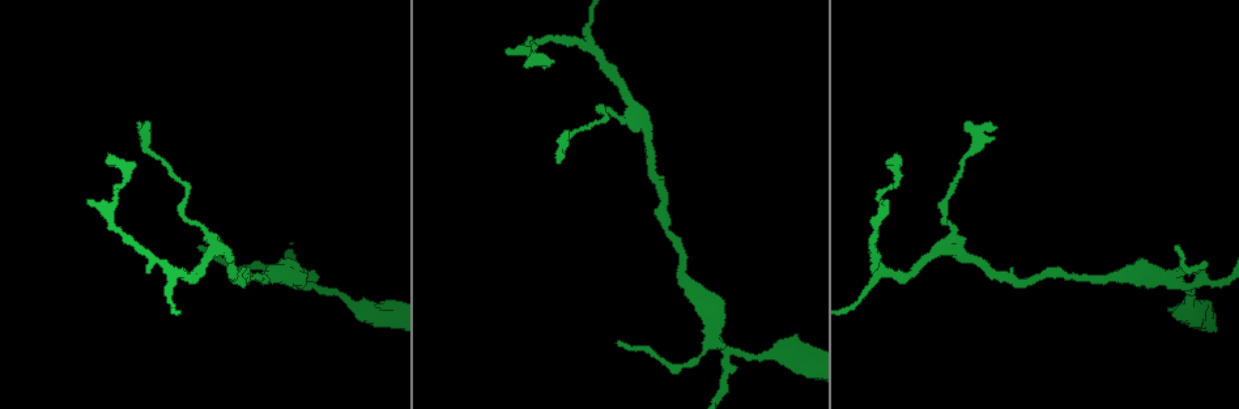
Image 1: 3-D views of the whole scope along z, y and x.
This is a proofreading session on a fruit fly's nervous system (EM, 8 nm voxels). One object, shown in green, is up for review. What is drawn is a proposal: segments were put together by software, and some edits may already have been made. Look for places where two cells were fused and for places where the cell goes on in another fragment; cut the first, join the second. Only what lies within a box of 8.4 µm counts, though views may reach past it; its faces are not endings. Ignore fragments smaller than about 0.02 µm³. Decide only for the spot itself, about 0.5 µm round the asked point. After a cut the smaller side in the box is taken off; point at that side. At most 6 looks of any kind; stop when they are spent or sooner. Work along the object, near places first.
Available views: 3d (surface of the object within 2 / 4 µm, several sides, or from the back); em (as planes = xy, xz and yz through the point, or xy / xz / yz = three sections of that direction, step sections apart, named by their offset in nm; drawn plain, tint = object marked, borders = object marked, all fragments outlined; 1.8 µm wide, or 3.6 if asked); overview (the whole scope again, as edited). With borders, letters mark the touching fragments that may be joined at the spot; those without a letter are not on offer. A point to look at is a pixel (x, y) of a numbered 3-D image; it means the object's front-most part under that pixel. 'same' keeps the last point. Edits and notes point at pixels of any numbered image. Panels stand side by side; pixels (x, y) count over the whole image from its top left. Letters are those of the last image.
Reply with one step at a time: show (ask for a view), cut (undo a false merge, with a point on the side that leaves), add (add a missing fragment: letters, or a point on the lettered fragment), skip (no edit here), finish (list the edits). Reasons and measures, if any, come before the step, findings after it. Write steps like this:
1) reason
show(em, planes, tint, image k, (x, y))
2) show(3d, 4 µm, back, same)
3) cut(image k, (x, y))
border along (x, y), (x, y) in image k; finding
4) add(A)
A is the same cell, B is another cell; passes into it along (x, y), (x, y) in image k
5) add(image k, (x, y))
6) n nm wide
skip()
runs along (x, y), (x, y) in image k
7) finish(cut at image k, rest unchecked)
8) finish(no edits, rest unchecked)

branch stops here
show(em, planes, borders, image 1, (139, 126))

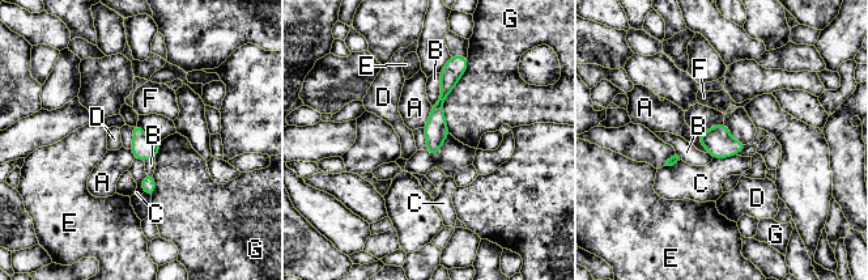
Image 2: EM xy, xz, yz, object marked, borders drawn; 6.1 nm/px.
skip()
A, B, C, D, E, F and G are other cells; none of them fits

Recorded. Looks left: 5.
thick turns thin
show(em, planes, borders, image 1, (112, 189))

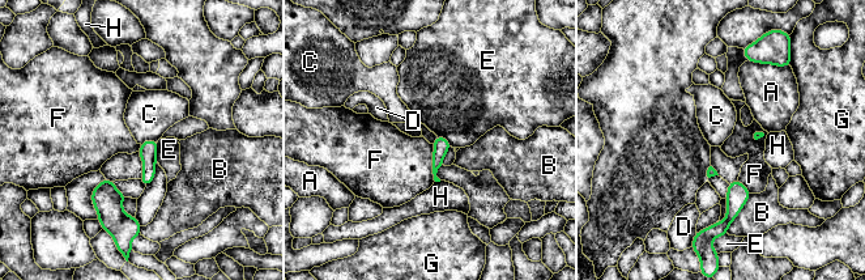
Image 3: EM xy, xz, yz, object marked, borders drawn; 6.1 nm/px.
skip()
A, B, C, D, E, F, G and H are other cells; border along (157, 140), (144, 140), (140, 144) in image 3; one cell here

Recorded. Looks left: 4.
thick turns thin
show(em, planes, plain, image 1, (188, 220))

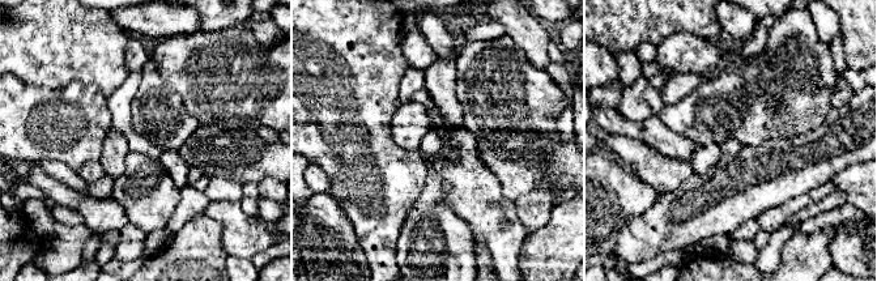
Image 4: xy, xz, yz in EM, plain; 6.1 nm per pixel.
show(em, planes, tint, same)

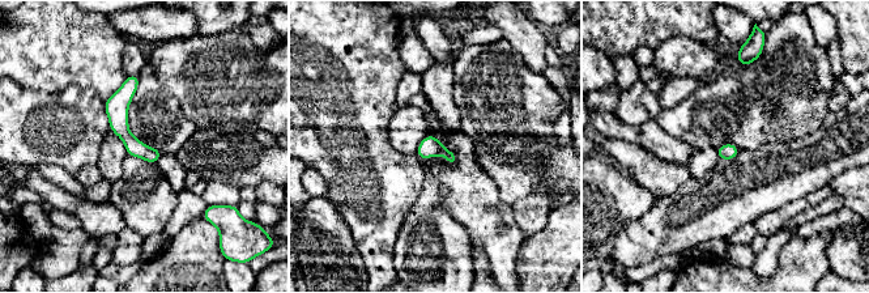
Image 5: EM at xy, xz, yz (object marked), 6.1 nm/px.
show(em, planes, borders, same)

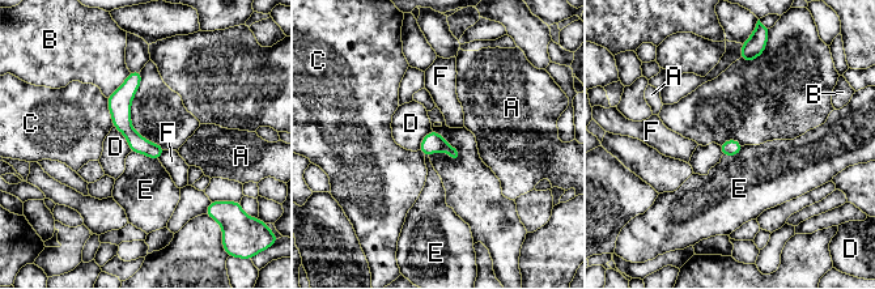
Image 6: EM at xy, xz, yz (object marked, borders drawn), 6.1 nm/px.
skip()
A, B, C, D, E and F are other cells; border along (131, 151), (157, 160) in image 6; all the same cell

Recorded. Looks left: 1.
finish(no edits, rest unchecked)

